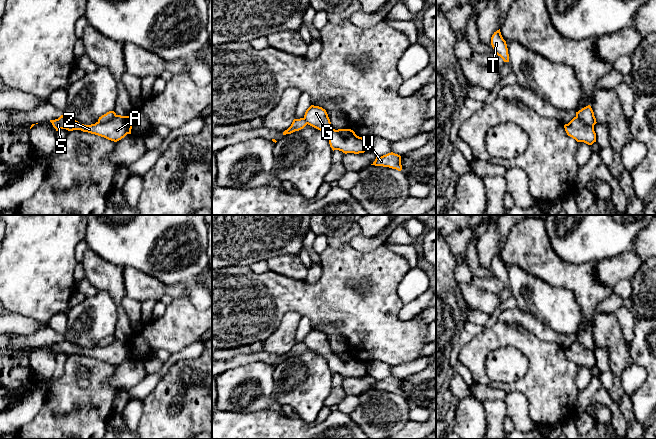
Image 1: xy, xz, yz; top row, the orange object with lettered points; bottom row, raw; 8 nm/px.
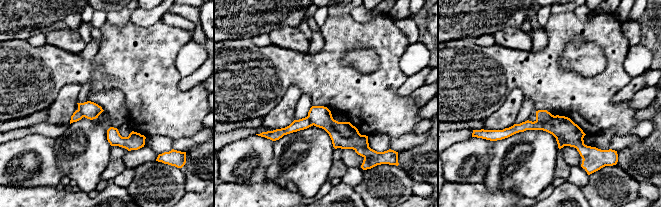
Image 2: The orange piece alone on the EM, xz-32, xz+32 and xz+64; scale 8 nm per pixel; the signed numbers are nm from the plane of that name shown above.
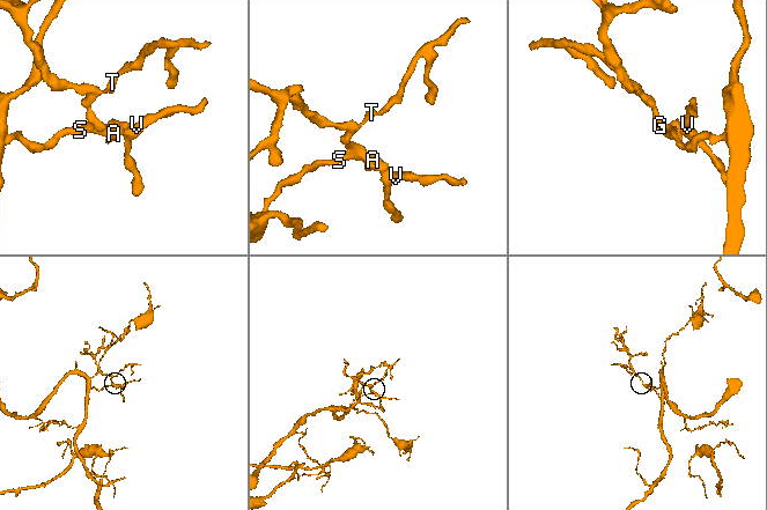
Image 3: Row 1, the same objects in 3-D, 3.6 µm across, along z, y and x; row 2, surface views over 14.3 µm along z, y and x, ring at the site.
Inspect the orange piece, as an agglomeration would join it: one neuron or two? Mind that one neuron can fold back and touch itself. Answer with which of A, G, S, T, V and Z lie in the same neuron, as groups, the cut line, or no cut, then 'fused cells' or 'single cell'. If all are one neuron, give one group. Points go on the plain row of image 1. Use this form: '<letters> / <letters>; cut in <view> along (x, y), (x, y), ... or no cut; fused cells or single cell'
A S V Z / G T; cut in xz along (333, 353), (344, 361), (354, 357); fused cells

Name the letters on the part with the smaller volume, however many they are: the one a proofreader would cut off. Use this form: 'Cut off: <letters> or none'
Cut off: G, T

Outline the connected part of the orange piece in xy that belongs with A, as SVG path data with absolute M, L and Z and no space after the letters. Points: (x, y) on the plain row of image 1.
M61 339L58 343L50 344L56 355L66 353L68 355L81 354L108 364L117 366L127 358L131 358L132 345L131 341L116 339L113 343L105 347L96 346L91 349L80 348L75 343Z

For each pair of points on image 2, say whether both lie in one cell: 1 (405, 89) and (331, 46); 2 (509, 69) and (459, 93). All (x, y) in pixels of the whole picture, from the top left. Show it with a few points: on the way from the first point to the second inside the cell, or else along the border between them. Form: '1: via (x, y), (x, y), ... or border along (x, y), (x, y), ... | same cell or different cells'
1: border along (407, 77), (397, 90), (398, 96) | different cells
2: via (497, 70), (471, 82) | same cell

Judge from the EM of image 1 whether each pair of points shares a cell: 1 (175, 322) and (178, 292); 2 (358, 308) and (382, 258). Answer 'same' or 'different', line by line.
1: different
2: same

